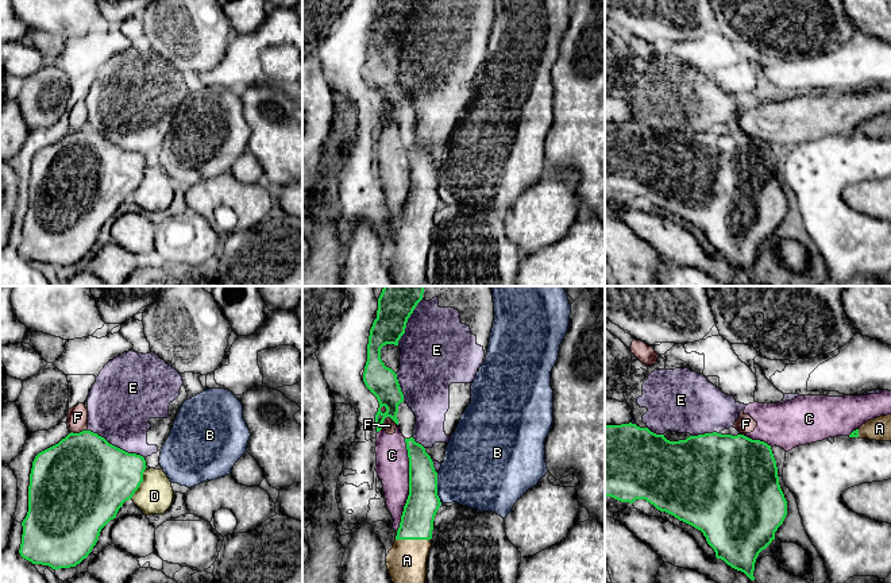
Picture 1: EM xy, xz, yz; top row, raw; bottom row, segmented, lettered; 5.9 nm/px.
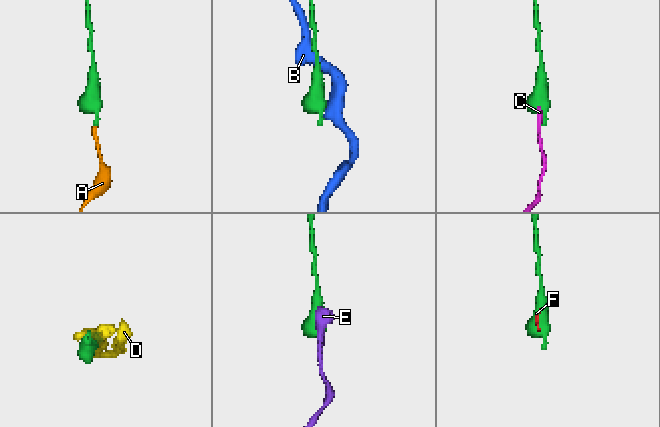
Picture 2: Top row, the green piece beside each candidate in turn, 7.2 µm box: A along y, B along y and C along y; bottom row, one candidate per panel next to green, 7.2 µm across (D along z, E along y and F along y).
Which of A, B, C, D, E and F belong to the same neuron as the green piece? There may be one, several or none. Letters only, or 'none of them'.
A

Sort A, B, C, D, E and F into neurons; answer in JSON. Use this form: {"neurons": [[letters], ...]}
{"neurons": [["A"], ["B"], ["C", "F"], ["D"], ["E"]]}

